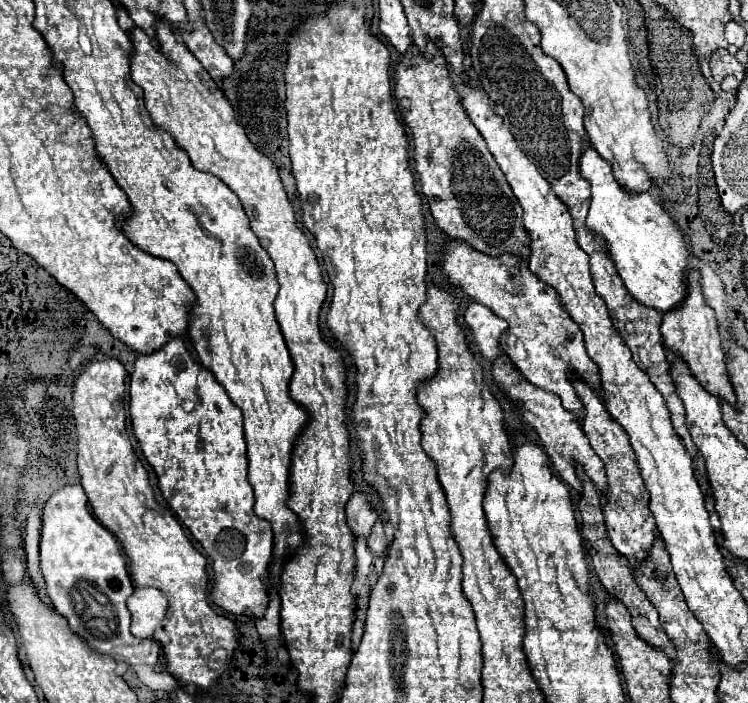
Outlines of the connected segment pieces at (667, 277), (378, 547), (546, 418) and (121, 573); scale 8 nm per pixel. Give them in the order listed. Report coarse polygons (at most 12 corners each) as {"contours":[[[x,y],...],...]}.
{"contours":[[[592,145],[588,229],[606,237],[630,295],[668,313],[688,273],[718,331],[732,331],[720,277],[650,193],[626,193]],[[384,521],[370,529],[368,545],[374,555],[384,553],[388,541],[384,537]],[[512,363],[492,377],[522,407],[560,477],[578,493],[576,465],[608,483],[600,457],[558,395],[528,383]],[[80,483],[42,509],[40,571],[96,651],[158,663],[130,633],[134,587]]]}

